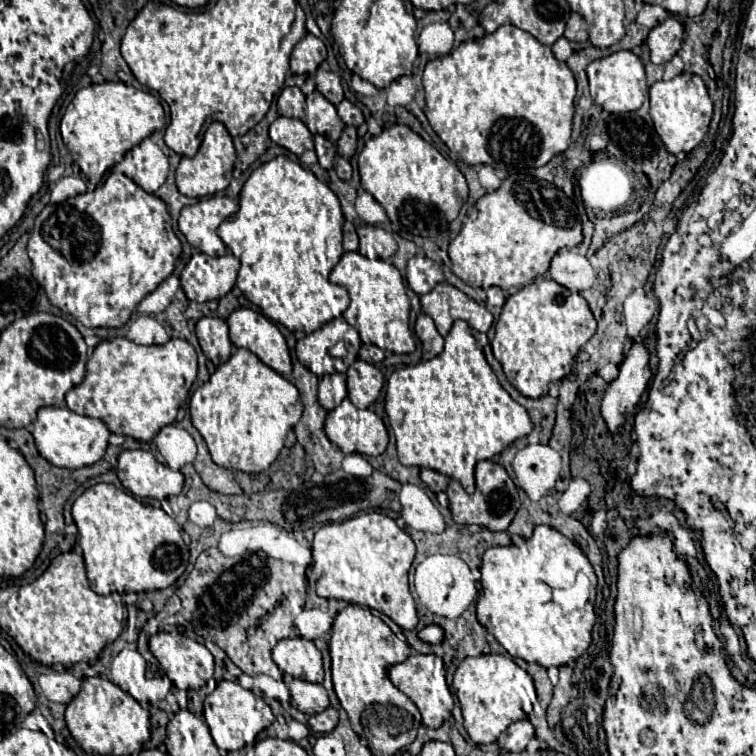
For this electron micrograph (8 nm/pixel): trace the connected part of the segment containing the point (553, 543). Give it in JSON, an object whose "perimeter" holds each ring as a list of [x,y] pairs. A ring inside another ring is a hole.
{"perimeter":[[[536,526],[530,540],[524,542],[524,546],[492,546],[484,552],[482,558],[482,598],[478,600],[478,622],[500,642],[502,648],[512,658],[522,658],[526,662],[536,662],[544,668],[550,666],[564,666],[572,660],[578,660],[592,642],[592,626],[596,620],[593,603],[588,600],[582,610],[564,610],[564,602],[558,604],[552,598],[554,590],[568,588],[574,584],[592,584],[592,598],[596,597],[597,578],[594,569],[590,566],[586,554],[568,540],[566,536],[558,534],[550,526]]]}

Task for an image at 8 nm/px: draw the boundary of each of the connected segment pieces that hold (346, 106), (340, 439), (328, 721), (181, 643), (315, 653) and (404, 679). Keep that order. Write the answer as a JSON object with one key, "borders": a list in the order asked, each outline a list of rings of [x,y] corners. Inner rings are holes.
{"borders":[[[[342,100],[342,102],[336,106],[336,110],[338,110],[338,116],[342,118],[344,124],[360,126],[360,124],[364,122],[364,116],[362,116],[360,108],[356,108],[356,106],[354,106],[352,102],[348,102],[348,100]]],[[[348,398],[340,406],[336,406],[324,422],[324,432],[330,442],[334,442],[344,454],[362,454],[362,456],[378,456],[388,446],[388,430],[384,422],[372,412],[372,410],[360,410],[356,408]]],[[[328,706],[326,710],[322,710],[318,714],[312,714],[308,718],[308,726],[310,726],[310,730],[314,734],[328,734],[328,732],[332,732],[336,722],[338,722],[338,712],[332,706]]],[[[158,632],[150,636],[150,652],[158,658],[166,676],[178,690],[196,690],[202,688],[214,674],[214,658],[210,650],[196,640],[182,633]]],[[[284,638],[272,648],[272,660],[284,674],[292,678],[308,680],[308,682],[322,682],[322,654],[314,646],[314,642],[296,638]]],[[[414,654],[406,662],[390,668],[392,684],[398,690],[402,690],[418,706],[418,710],[422,714],[422,724],[428,726],[428,728],[440,728],[442,722],[449,718],[450,710],[454,706],[452,693],[448,690],[444,674],[446,674],[444,662],[436,654]]]]}

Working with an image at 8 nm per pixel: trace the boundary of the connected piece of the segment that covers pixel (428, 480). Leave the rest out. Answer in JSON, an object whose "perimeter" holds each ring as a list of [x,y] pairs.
{"perimeter":[[[422,468],[422,470],[420,470],[420,478],[422,478],[422,482],[424,482],[432,492],[442,492],[442,490],[446,490],[446,486],[448,486],[448,476],[444,476],[444,474],[436,472],[436,470]]]}

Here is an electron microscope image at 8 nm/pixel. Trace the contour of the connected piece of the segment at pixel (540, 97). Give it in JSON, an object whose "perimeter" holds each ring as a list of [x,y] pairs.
{"perimeter":[[[504,24],[480,40],[462,42],[450,54],[430,60],[422,74],[422,85],[426,94],[424,114],[432,130],[470,166],[488,164],[506,172],[540,168],[570,146],[576,96],[574,74],[554,58],[550,46],[540,44],[532,34],[512,24]]]}

